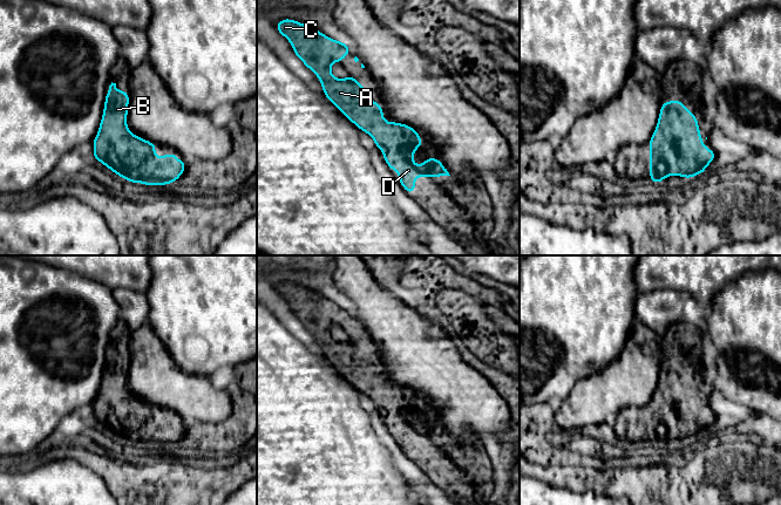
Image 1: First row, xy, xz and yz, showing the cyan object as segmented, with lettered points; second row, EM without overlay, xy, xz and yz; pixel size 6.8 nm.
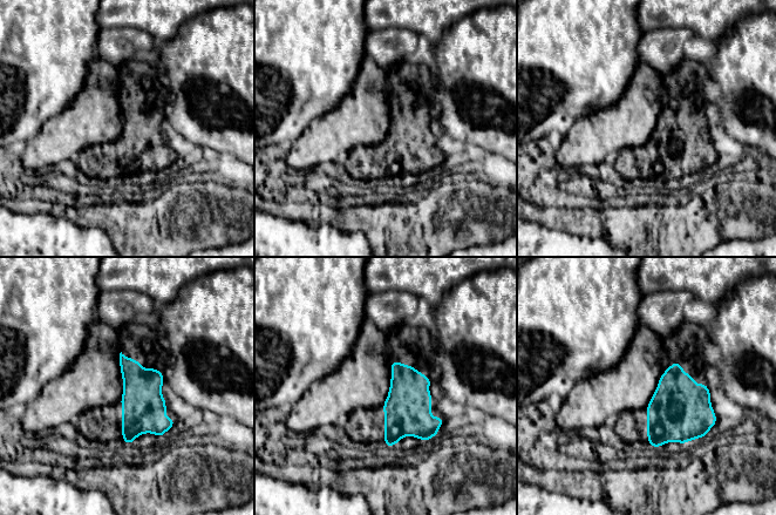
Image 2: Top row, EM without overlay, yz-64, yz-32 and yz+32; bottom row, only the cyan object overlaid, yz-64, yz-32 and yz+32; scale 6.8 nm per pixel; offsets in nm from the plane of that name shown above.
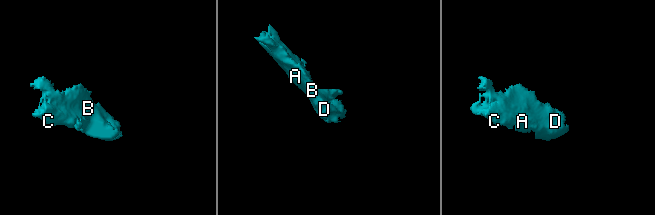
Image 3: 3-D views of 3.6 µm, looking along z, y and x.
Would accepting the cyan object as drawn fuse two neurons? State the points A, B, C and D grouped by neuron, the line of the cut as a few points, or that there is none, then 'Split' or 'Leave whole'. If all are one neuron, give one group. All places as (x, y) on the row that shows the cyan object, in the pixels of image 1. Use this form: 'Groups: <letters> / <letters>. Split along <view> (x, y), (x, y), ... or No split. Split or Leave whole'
Groups: A B C D. No split. Leave whole

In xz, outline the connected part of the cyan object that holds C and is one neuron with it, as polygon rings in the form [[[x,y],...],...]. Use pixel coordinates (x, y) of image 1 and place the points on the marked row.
[[[286,18],[280,20],[276,27],[278,33],[288,40],[294,50],[294,55],[303,61],[306,68],[314,71],[322,86],[326,98],[361,131],[373,138],[376,148],[382,151],[383,159],[388,168],[398,172],[399,182],[407,193],[415,192],[416,177],[439,178],[450,176],[439,158],[427,158],[421,166],[417,166],[413,157],[415,150],[425,145],[425,142],[420,139],[420,132],[403,123],[386,122],[382,105],[376,104],[375,101],[364,91],[365,86],[356,81],[354,76],[348,74],[346,79],[340,80],[332,75],[331,64],[333,62],[341,63],[345,56],[352,52],[345,42],[333,40],[311,26]]]

